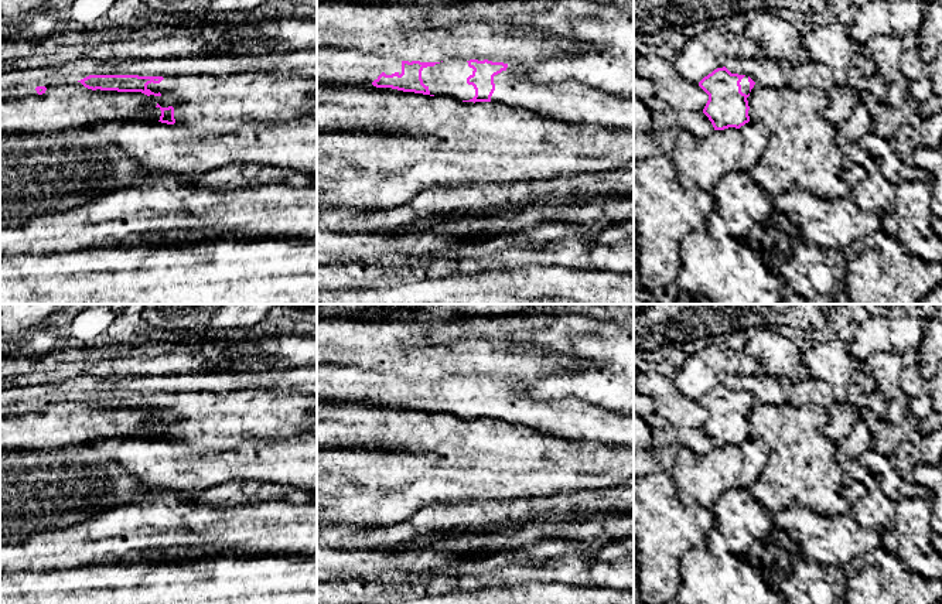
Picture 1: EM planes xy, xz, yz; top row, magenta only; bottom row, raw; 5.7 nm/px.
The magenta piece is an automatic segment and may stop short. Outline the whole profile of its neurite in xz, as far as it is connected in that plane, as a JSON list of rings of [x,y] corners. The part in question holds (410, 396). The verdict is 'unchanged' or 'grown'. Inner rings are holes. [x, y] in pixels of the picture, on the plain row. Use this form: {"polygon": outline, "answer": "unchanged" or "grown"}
{"polygon": [[[317,364],[317,400],[372,400],[403,409],[450,413],[461,419],[495,419],[566,441],[595,441],[634,448],[634,414],[620,414],[577,396],[536,399],[519,389],[521,381],[478,378],[420,379],[365,369],[364,366]]], "answer": "grown"}

